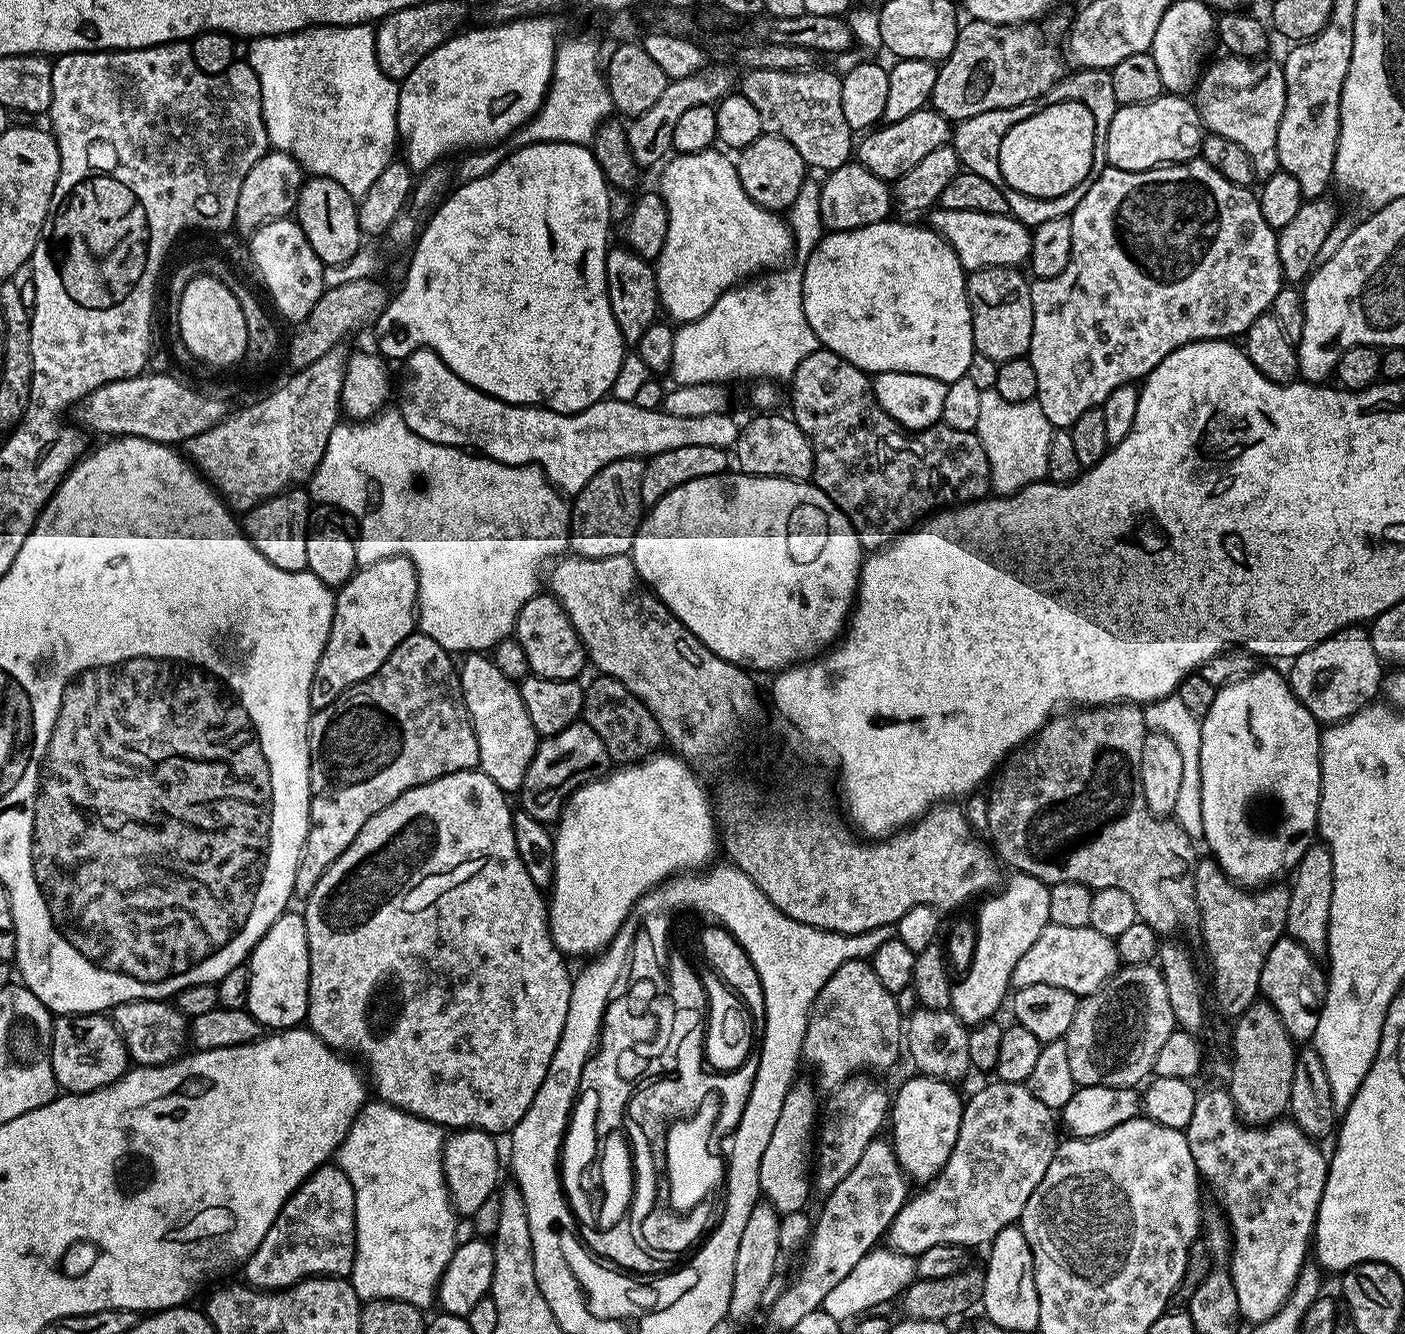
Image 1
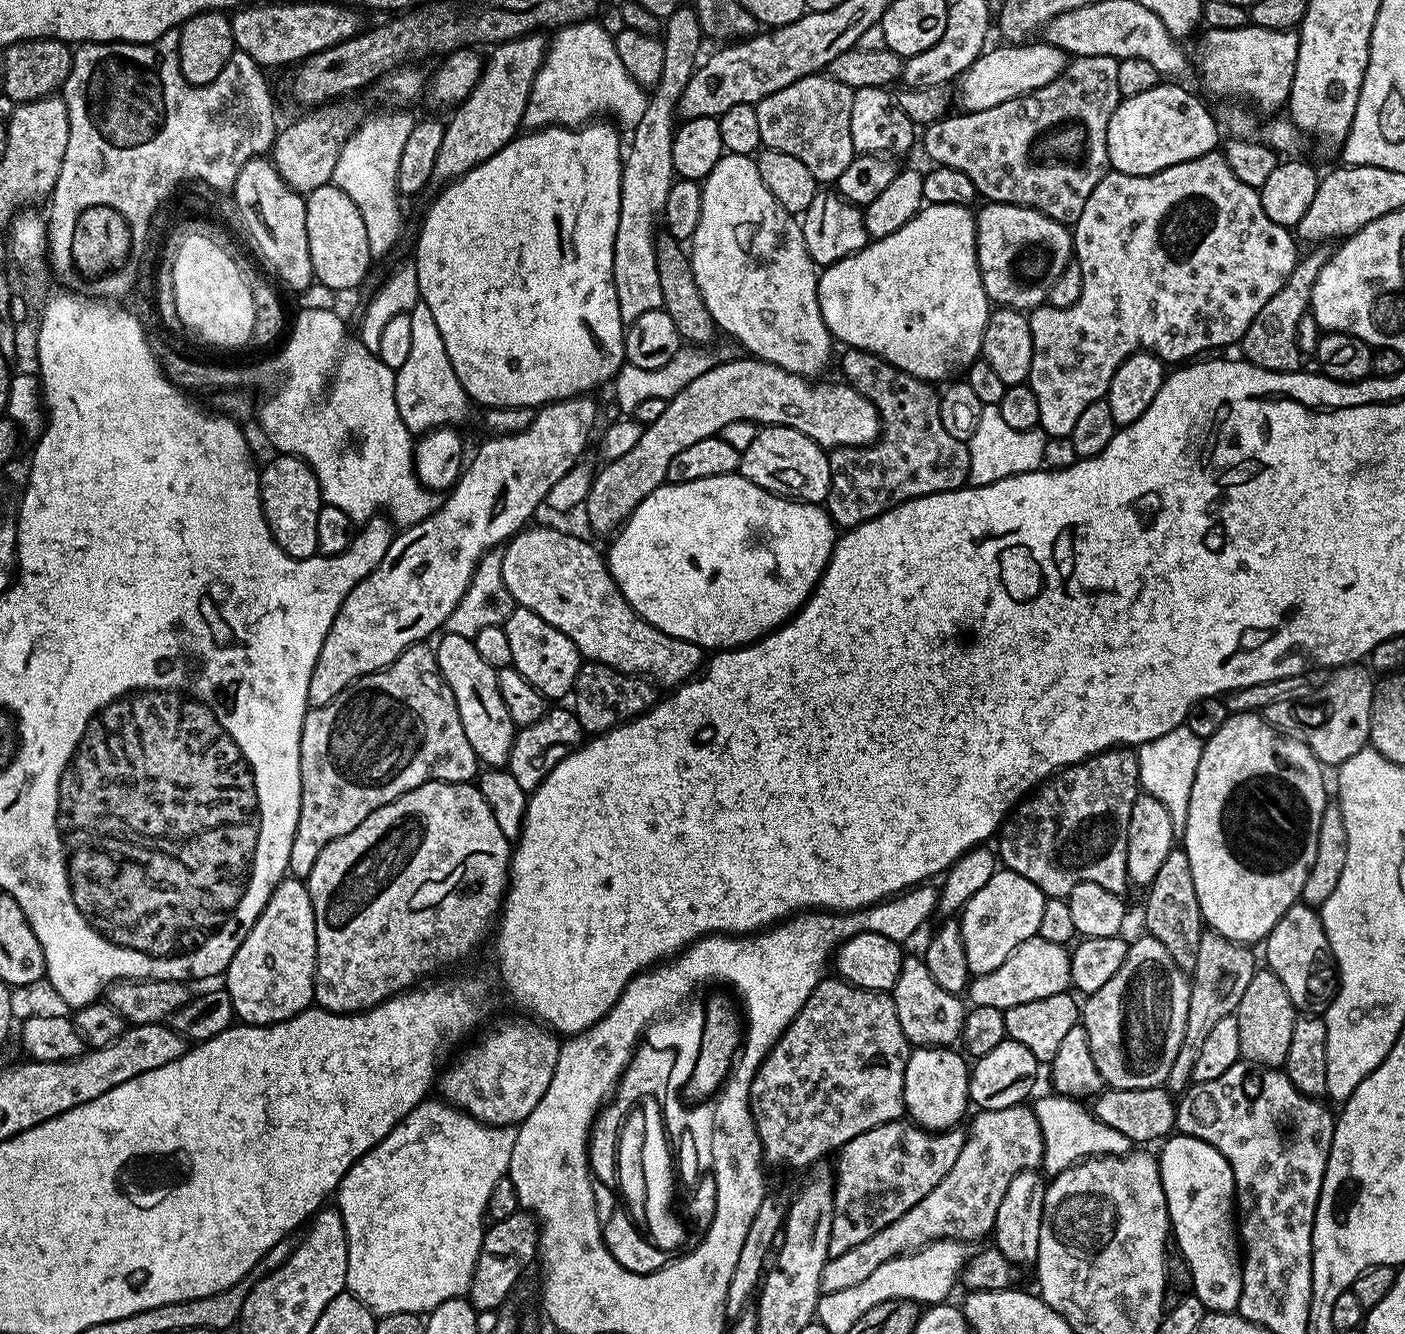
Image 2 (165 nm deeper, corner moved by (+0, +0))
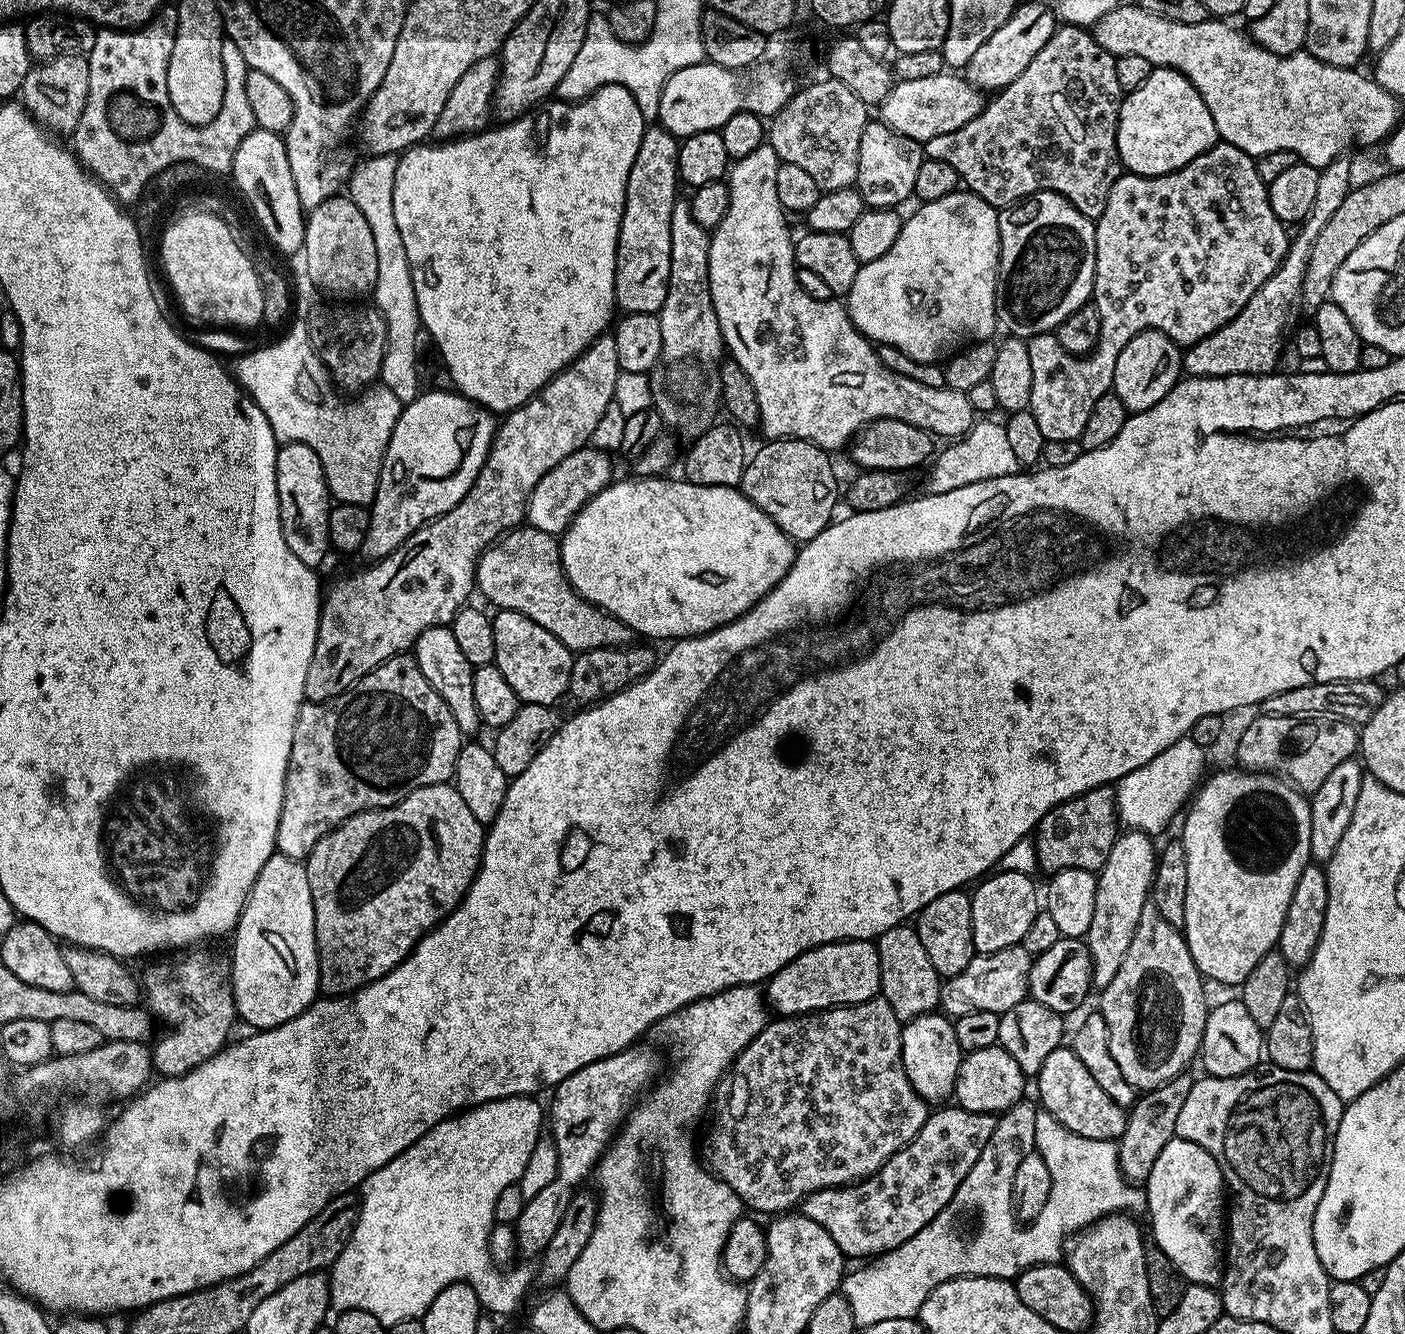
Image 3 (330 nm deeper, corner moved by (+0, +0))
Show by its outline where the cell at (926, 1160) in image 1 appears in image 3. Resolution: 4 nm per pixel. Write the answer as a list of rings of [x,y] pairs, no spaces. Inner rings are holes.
[[[939,1011],[927,1012],[918,1018],[907,1021],[901,1027],[902,1062],[910,1086],[929,1105],[940,1106],[953,1099],[956,1079],[960,1069],[962,1053],[958,1046],[958,1034],[954,1034],[954,1023]]]

